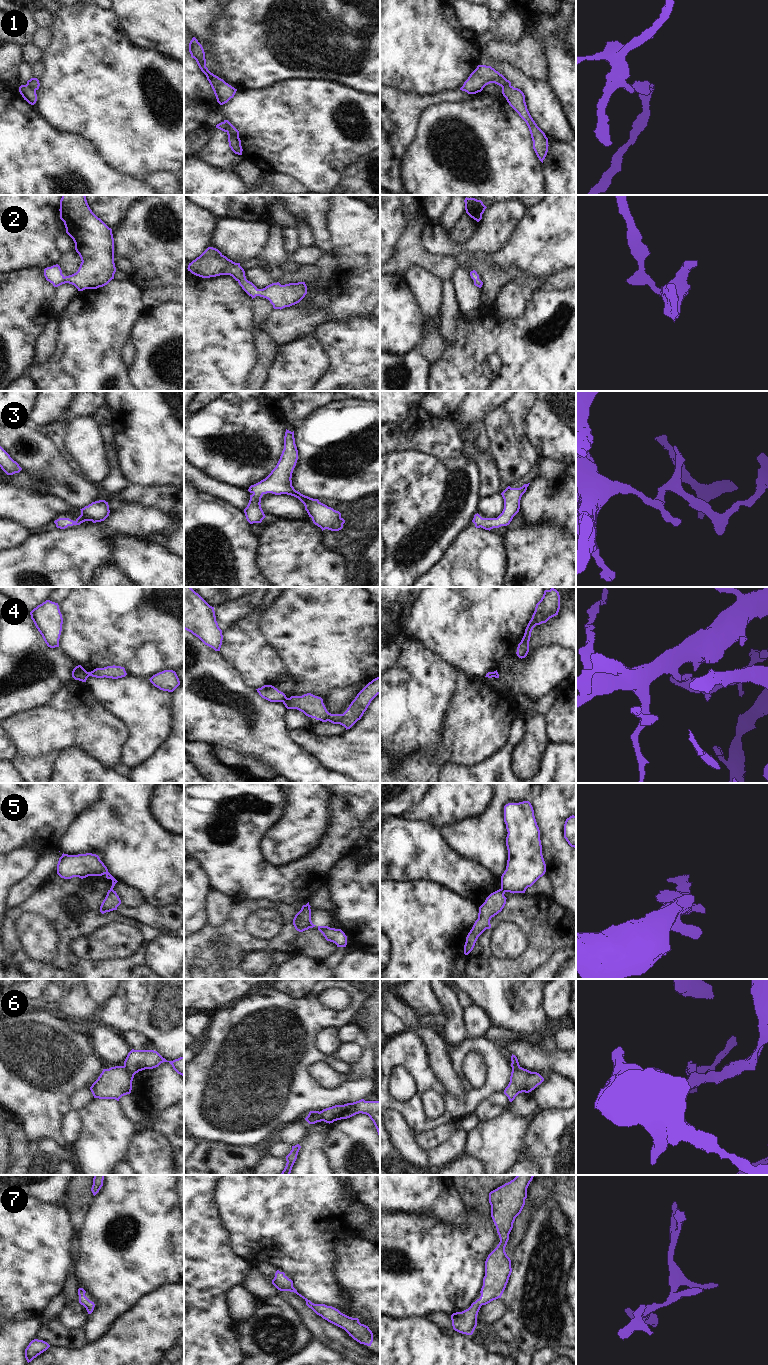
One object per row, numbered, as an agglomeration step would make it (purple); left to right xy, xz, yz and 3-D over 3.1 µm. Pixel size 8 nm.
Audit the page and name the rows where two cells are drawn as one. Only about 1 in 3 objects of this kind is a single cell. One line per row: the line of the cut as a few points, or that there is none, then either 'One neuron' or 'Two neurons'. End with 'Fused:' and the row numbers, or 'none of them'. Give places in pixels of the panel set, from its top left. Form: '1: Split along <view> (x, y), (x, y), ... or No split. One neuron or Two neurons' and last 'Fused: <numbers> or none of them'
1: Split along xz (223, 122), (224, 129), (227, 132), (238, 136). Two neurons
2: No split. One neuron
3: No split. One neuron
4: Split along xz (287, 698), (282, 701). Two neurons
5: Split along yz (501, 888), (505, 891). Two neurons
6: Split along xy (123, 1066), (133, 1075). Two neurons
7: No split. One neuron
Fused: 1, 4, 5, 6

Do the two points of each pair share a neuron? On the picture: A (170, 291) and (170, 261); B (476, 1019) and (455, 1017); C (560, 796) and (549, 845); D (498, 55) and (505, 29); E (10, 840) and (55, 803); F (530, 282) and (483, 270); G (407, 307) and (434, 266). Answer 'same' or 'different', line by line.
A: different
B: different
C: same
D: different
E: same
F: same
G: different

